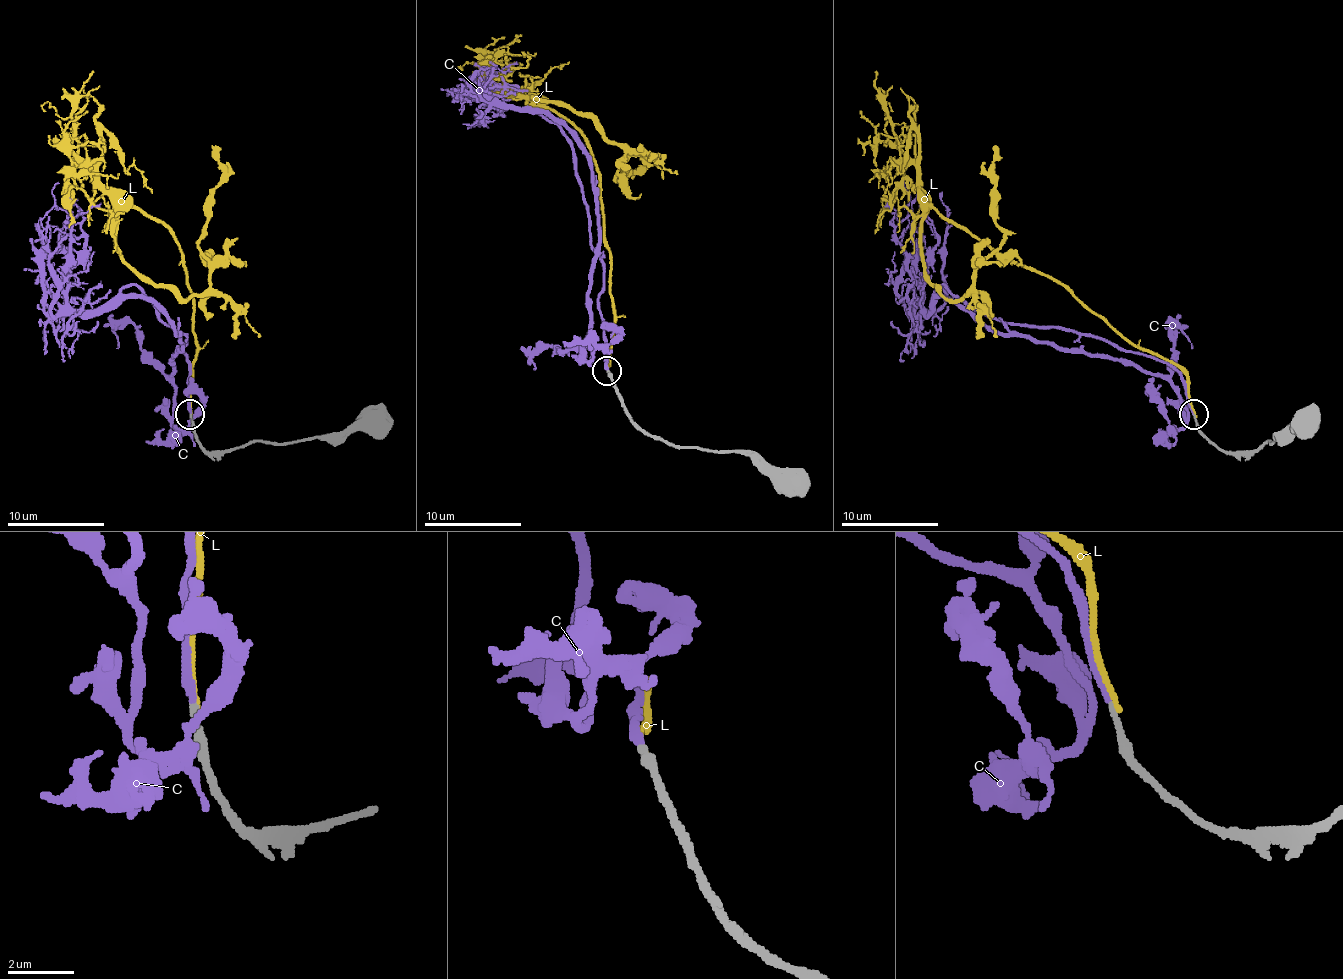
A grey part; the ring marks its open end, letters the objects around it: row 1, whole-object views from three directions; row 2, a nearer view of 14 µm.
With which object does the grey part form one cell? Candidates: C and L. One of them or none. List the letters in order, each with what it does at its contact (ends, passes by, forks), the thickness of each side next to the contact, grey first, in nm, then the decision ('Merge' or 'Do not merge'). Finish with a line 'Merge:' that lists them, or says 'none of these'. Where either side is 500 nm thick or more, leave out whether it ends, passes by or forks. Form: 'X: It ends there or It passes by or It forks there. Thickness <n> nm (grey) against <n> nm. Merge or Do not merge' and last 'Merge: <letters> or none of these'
C: It ends there. Thickness 180 nm (grey) against 180 nm. Merge
L: It ends there. Thickness 200 nm (grey) against 160 nm. Do not merge
Merge: C

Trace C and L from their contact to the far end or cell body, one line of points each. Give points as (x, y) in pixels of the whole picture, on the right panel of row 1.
C: (1194, 415), (1182, 375), (1155, 358), (964, 307), (1004, 334), (1162, 375), (1184, 424), (1172, 429), (1148, 378)
L: (1194, 415), (1177, 366), (930, 207), (920, 253), (935, 287), (960, 300), (1004, 244), (996, 146)

